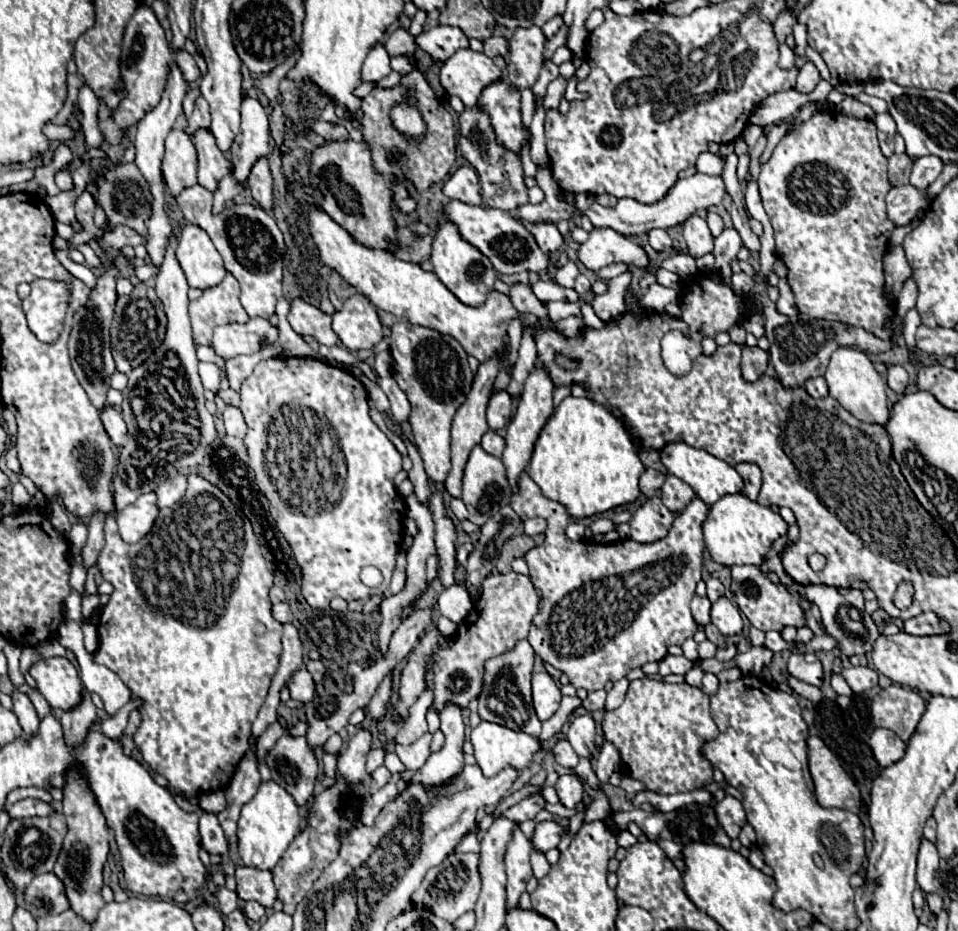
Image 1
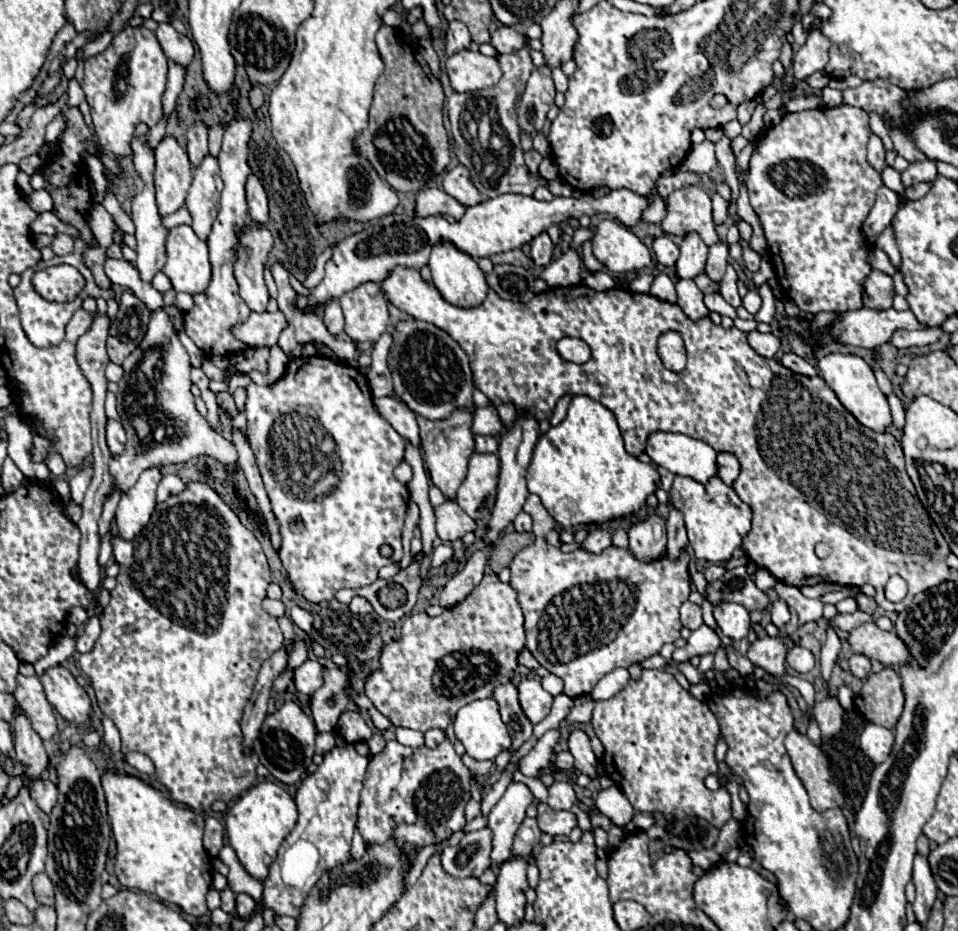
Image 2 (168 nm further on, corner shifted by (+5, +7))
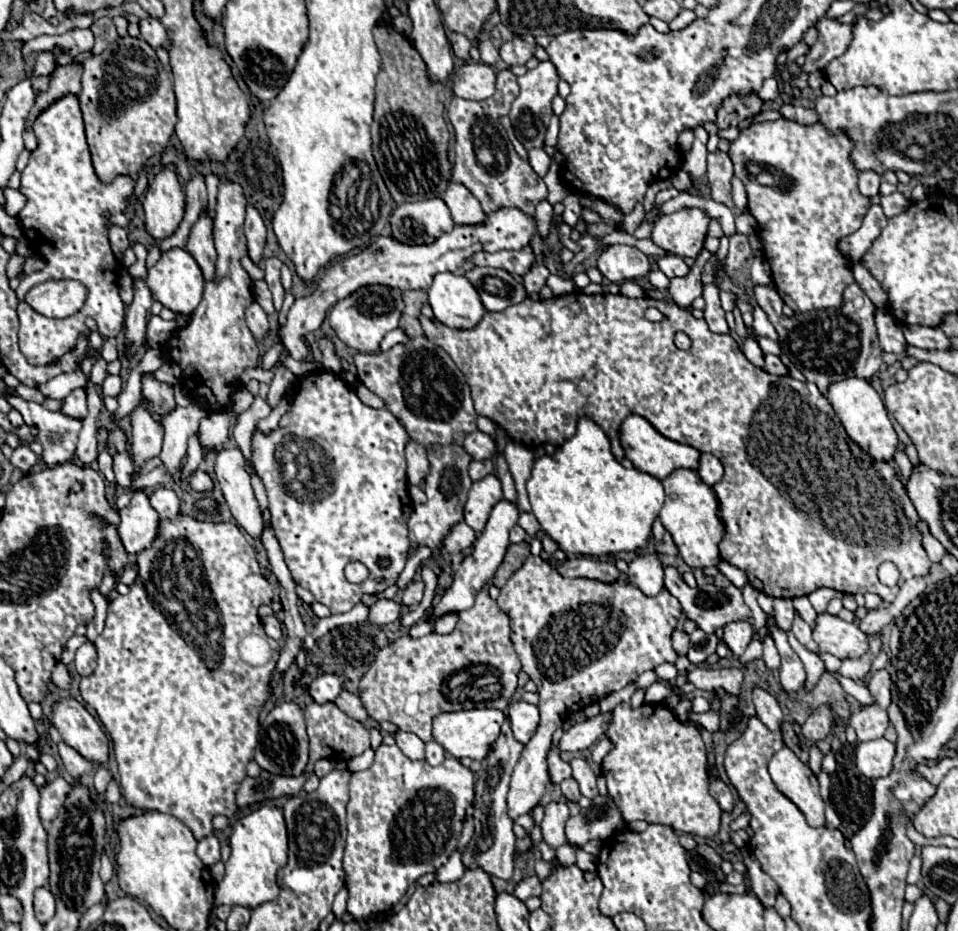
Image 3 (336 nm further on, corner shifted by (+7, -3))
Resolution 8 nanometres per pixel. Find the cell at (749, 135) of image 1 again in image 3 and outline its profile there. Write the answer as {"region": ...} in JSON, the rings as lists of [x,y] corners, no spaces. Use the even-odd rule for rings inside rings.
{"region":[[[714,152],[708,154],[708,172],[706,172],[708,180],[710,180],[710,190],[712,190],[712,200],[726,204],[726,206],[734,206],[732,202],[732,194],[730,194],[730,180],[734,176],[734,166],[732,160],[728,158],[726,152]]]}

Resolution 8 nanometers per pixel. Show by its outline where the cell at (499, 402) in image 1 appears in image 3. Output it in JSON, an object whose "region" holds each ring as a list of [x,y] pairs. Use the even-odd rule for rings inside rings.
{"region":[[[472,432],[466,436],[464,440],[464,448],[466,452],[474,458],[474,460],[484,460],[484,458],[492,458],[494,452],[496,452],[496,444],[494,444],[494,438],[486,432]]]}

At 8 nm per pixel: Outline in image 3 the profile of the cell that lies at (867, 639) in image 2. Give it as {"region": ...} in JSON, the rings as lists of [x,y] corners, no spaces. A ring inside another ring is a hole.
{"region":[[[818,614],[812,636],[824,652],[830,652],[840,660],[860,658],[868,652],[868,636],[856,624],[848,624],[838,616]]]}

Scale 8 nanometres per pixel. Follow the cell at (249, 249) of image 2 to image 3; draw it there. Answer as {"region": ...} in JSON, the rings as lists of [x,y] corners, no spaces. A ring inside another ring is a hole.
{"region":[[[250,304],[248,310],[246,310],[246,322],[248,322],[248,328],[252,330],[252,334],[260,340],[268,334],[270,330],[270,324],[268,324],[268,316],[266,312],[262,310],[260,304]]]}

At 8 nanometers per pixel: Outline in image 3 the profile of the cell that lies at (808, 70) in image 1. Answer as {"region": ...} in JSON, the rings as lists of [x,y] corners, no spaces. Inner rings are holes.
{"region":[[[830,18],[818,20],[816,28],[818,28],[818,40],[806,54],[806,62],[802,66],[806,74],[818,70],[822,72],[834,58],[844,54],[844,50],[852,40],[852,26],[840,24],[838,20],[830,20]]]}

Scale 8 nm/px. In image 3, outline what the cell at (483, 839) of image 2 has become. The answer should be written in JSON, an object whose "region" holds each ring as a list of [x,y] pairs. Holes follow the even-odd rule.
{"region":[[[508,718],[502,724],[502,734],[492,746],[492,752],[488,754],[484,762],[484,772],[478,772],[478,782],[476,782],[476,798],[474,798],[474,824],[476,832],[472,836],[472,842],[466,846],[462,854],[462,864],[466,870],[484,870],[488,876],[496,878],[512,878],[514,870],[514,848],[516,848],[516,838],[512,832],[512,820],[508,818],[506,812],[506,794],[508,794],[508,784],[512,770],[522,754],[524,746],[516,742]]]}

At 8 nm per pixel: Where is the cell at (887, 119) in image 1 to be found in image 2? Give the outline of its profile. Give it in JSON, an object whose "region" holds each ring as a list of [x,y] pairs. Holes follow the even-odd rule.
{"region":[[[872,134],[870,136],[870,142],[868,142],[868,164],[876,170],[876,172],[882,172],[884,170],[884,146],[882,146],[882,140]]]}

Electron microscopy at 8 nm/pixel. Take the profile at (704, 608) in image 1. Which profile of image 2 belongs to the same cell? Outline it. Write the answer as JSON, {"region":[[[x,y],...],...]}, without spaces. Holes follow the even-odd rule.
{"region":[[[684,602],[680,606],[680,622],[682,622],[682,626],[686,626],[690,630],[700,628],[702,626],[702,608],[692,602]]]}

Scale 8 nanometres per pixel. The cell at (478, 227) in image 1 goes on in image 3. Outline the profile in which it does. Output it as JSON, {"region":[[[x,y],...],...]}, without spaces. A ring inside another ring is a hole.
{"region":[[[442,198],[400,204],[392,218],[392,236],[408,244],[424,244],[452,230],[454,220]]]}

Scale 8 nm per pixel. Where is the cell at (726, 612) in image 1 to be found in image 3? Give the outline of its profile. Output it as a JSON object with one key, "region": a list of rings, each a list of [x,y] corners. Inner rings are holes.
{"region":[[[746,620],[730,622],[728,626],[724,626],[724,642],[736,656],[744,654],[752,636],[754,636],[754,630],[752,630],[750,622],[746,622]]]}

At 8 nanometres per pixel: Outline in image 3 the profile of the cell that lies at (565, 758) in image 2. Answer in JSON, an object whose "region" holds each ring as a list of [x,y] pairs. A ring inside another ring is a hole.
{"region":[[[566,778],[564,782],[560,782],[560,790],[562,790],[562,794],[568,798],[568,800],[572,800],[572,802],[578,802],[580,800],[580,790],[578,790],[578,782],[574,780],[574,778]]]}

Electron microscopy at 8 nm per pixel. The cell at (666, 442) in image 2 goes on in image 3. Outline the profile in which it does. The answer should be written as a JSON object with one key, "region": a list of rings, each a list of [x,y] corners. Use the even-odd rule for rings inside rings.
{"region":[[[636,414],[628,416],[622,424],[622,446],[624,446],[626,458],[634,464],[634,468],[638,468],[658,480],[664,480],[674,470],[680,470],[680,468],[696,470],[696,466],[700,466],[700,452],[696,448],[664,438],[648,420],[644,420],[642,416],[636,416]]]}

